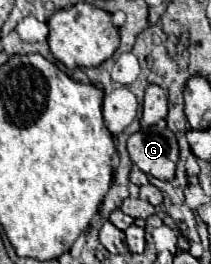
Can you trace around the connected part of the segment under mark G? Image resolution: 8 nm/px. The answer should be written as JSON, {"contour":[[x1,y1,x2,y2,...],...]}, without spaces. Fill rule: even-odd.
{"contour":[[164,121,128,137,128,153,146,175,170,181,178,163,178,141]]}

